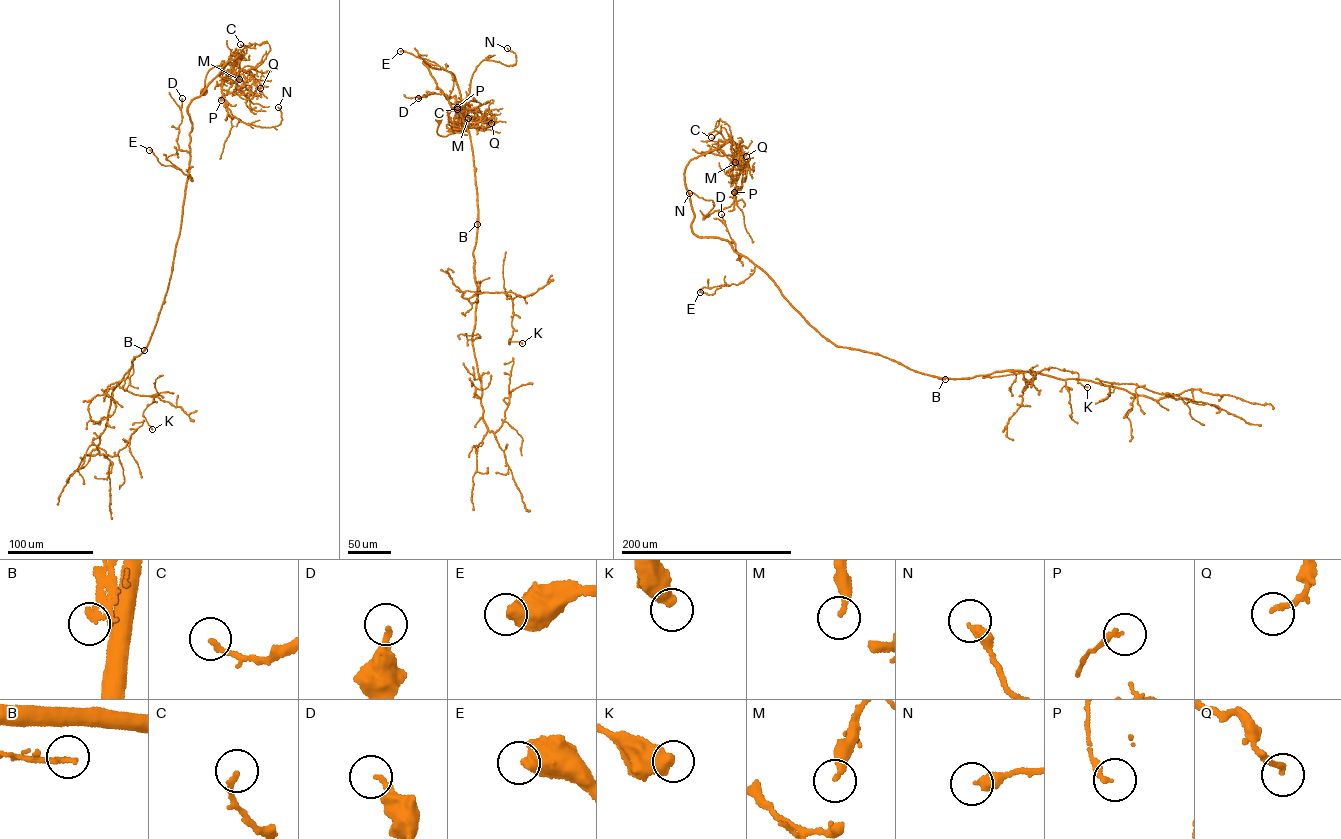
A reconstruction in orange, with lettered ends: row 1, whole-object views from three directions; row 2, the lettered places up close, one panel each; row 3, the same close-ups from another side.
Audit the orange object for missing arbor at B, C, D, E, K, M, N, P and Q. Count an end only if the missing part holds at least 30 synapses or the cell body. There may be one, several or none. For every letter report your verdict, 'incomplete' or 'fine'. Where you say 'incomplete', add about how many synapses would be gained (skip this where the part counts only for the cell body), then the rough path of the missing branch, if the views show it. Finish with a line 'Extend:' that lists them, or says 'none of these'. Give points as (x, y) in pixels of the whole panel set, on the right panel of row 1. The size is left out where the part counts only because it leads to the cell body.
B: fine
C: fine
D: fine
E: fine
K: fine
M: fine
N: fine
P: fine
Q: fine
Extend: none of these

